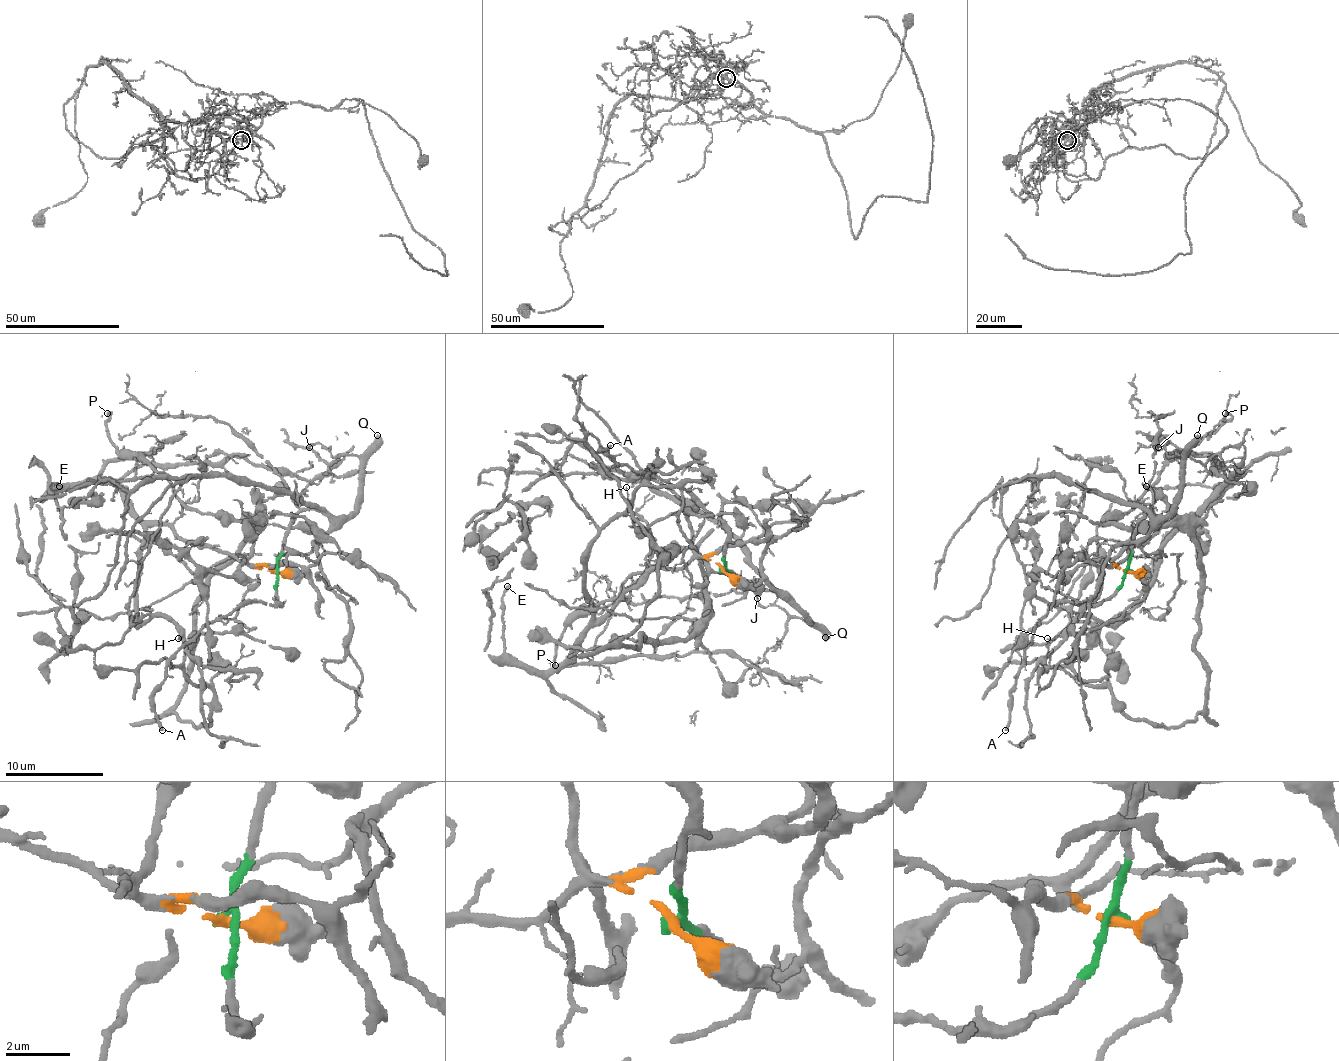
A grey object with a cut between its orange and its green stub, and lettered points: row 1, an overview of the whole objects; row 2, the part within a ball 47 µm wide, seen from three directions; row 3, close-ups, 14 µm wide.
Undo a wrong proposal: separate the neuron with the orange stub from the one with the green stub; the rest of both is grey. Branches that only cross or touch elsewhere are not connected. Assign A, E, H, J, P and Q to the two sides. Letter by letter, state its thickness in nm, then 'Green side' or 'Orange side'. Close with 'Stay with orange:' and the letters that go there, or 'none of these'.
A: Thickness 240 nm. Green side
E: Thickness 200 nm. Orange side
H: Thickness 90 nm. Orange side
J: Thickness 150 nm. Green side
P: Thickness 200 nm. Orange side
Q: Thickness 460 nm. Green side
Stay with orange: E, H, P

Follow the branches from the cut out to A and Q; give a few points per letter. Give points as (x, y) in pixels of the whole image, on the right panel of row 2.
A: (1128, 571), (1111, 596), (1087, 603), (1057, 603), (1038, 622), (1011, 698), (1011, 718), (1006, 730)
Q: (1128, 571), (1133, 537), (1150, 510), (1157, 517), (1170, 510), (1180, 483), (1182, 451), (1197, 434)

